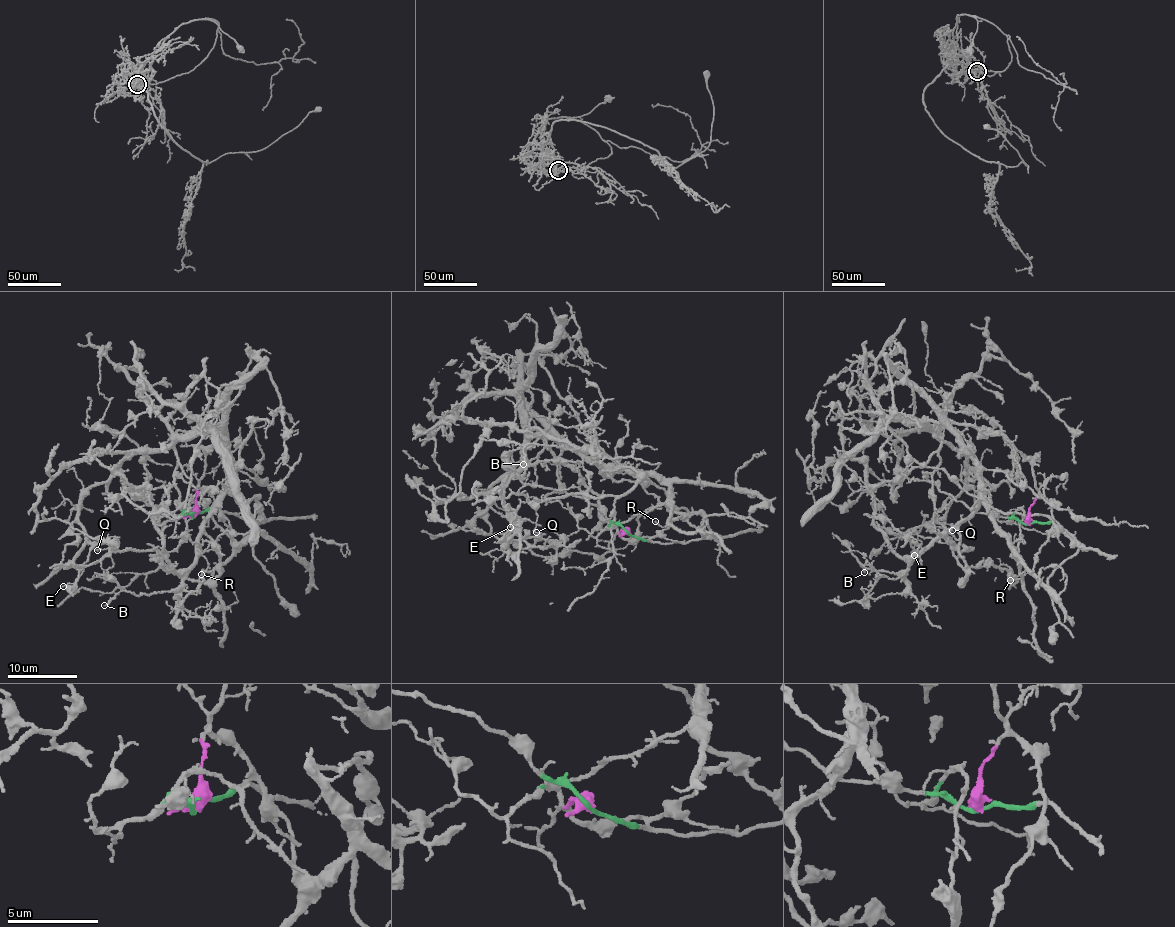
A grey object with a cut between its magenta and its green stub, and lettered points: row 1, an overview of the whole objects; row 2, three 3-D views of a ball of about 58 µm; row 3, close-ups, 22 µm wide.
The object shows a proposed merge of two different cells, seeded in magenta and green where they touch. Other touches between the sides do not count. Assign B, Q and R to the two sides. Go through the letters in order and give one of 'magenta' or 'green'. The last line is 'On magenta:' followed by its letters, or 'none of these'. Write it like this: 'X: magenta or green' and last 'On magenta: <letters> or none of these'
B: green
Q: green
R: green
On magenta: none of these

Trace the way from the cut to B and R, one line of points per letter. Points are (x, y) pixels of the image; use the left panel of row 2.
B: (194, 514), (184, 512), (199, 502), (238, 542), (252, 523), (227, 493), (181, 584), (103, 606)
R: (194, 514), (184, 512), (199, 502), (234, 540), (232, 556), (201, 574)

